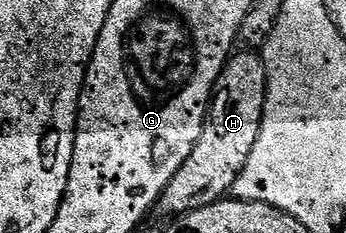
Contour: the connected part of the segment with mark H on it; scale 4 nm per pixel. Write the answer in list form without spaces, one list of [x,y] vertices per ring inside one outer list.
[[[245,51],[249,53],[234,52],[225,63],[220,77],[217,79],[217,86],[213,89],[213,99],[209,102],[209,112],[205,118],[205,126],[201,128],[199,139],[187,155],[183,167],[175,171],[171,183],[161,193],[159,209],[172,215],[190,213],[192,209],[207,207],[211,203],[222,200],[232,190],[235,179],[247,167],[247,159],[251,159],[251,147],[255,147],[255,139],[259,139],[261,130],[261,120],[265,114],[265,82],[267,74],[265,72],[265,62],[256,52]]]

